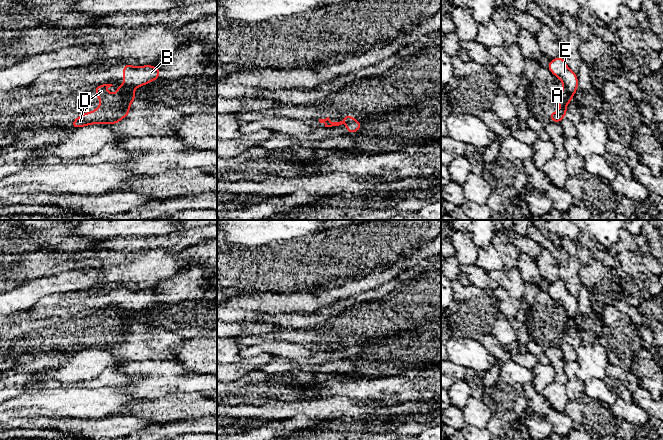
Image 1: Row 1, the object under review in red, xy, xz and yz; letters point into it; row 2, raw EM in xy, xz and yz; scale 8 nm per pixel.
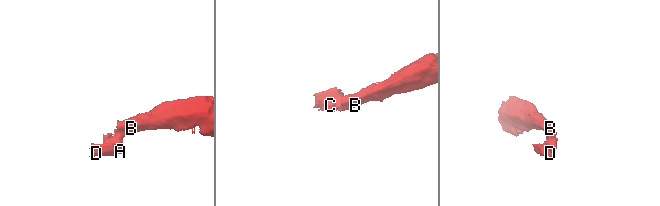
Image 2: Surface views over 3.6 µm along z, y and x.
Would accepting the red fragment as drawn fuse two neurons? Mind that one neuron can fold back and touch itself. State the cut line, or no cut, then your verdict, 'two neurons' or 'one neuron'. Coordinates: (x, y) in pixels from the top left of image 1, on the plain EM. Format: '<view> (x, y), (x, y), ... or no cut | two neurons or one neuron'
xy (123, 309), (133, 314) | two neurons

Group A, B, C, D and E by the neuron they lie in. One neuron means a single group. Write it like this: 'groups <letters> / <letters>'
groups A C D / B E

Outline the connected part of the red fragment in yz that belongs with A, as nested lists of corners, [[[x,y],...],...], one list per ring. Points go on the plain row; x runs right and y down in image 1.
[[[565,310],[562,311],[560,320],[556,323],[556,328],[560,329],[561,333],[551,336],[548,344],[552,344],[554,347],[561,347],[563,342],[568,338],[567,329],[571,325],[573,325],[573,319],[567,314]]]

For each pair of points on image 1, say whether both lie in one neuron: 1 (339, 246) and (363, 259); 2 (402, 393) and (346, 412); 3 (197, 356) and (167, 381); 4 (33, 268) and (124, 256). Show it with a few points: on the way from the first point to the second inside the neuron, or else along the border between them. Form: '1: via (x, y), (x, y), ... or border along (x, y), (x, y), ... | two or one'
1: via (345, 252), (357, 253) | one
2: border along (355, 401), (379, 401), (381, 403) | two
3: border along (167, 359), (179, 362), (190, 371), (206, 374) | two
4: via (56, 262), (101, 258) | one

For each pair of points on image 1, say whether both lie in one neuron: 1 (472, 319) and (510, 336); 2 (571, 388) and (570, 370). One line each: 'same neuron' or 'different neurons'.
1: same neuron
2: same neuron

